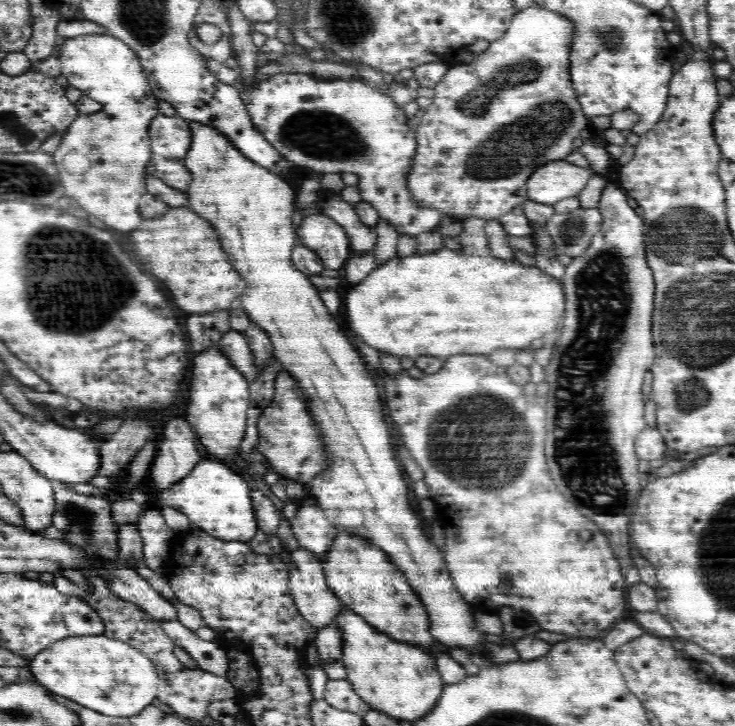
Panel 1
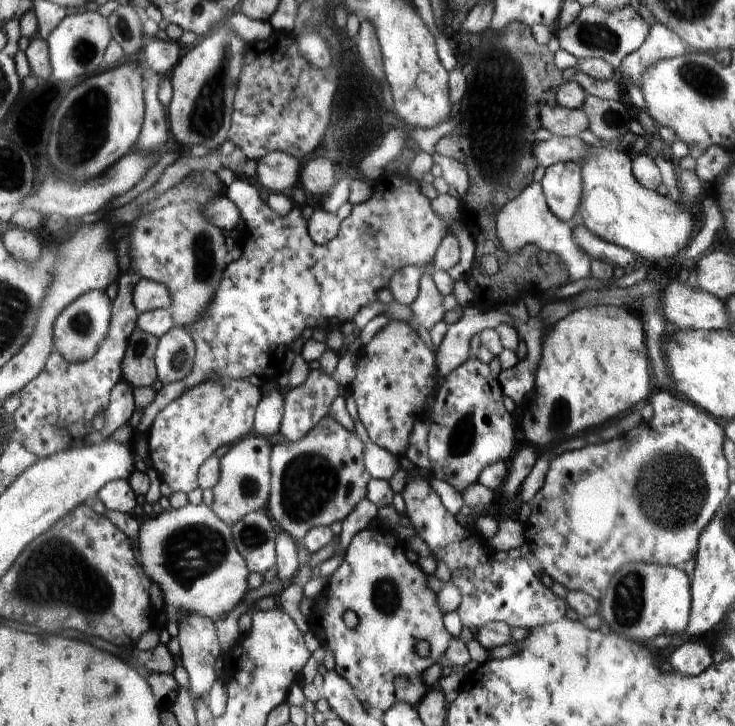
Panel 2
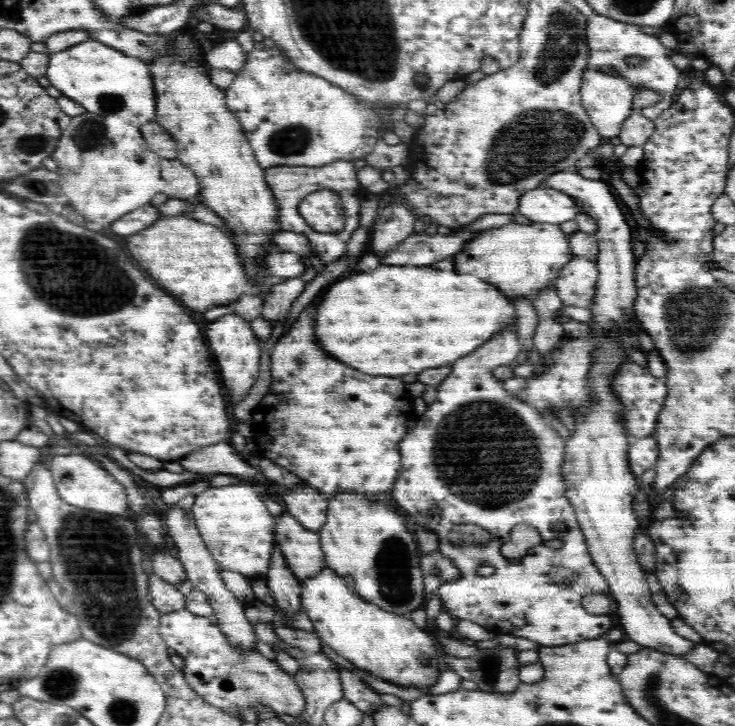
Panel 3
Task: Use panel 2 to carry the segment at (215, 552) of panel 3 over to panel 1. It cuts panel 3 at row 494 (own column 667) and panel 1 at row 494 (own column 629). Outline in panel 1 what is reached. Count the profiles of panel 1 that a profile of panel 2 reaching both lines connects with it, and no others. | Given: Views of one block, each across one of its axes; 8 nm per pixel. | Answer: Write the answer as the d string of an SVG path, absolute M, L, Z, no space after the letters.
M200 460L186 478L158 494L160 504L174 506L182 514L186 514L192 528L202 528L214 538L222 538L226 542L244 540L248 544L258 532L258 518L252 504L252 484L242 480L236 472L220 462Z

